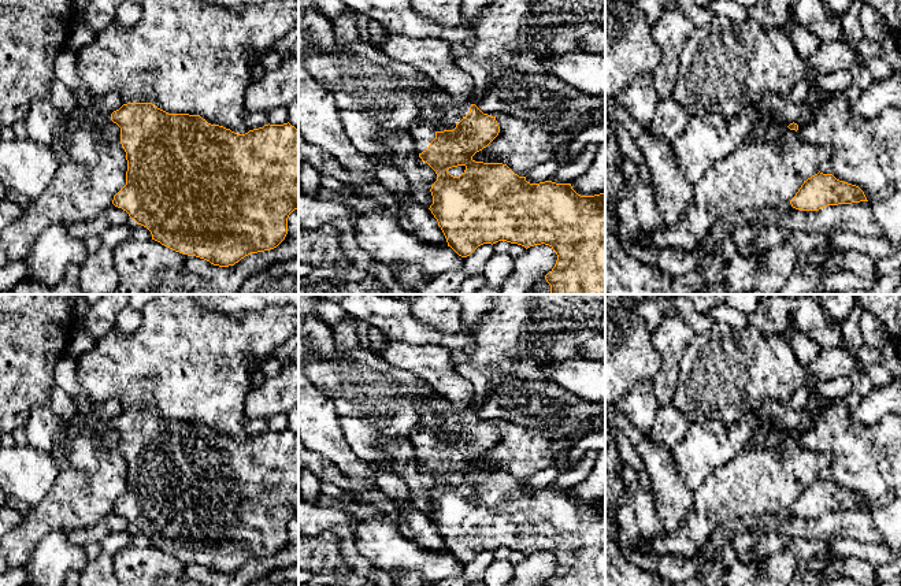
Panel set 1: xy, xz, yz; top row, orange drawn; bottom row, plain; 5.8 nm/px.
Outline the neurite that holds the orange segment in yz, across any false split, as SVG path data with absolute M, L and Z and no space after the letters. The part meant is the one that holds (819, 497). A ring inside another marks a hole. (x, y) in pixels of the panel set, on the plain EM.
M817 479L804 487L790 511L801 518L819 518L827 512L868 508L864 498L833 481Z

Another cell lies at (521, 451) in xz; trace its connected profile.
M496 420L498 442L472 463L475 468L507 471L519 483L553 464L553 431Z

